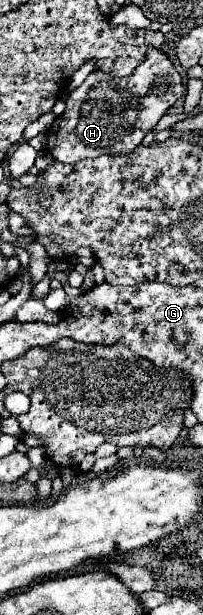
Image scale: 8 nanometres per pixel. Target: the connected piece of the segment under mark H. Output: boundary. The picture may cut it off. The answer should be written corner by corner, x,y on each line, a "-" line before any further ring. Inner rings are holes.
148,47
146,59
128,77
114,77
96,69
68,95
66,111
50,125
46,133
48,153
60,163
78,163
98,155
126,155
142,143
146,133
182,95
182,75
168,55
156,47

